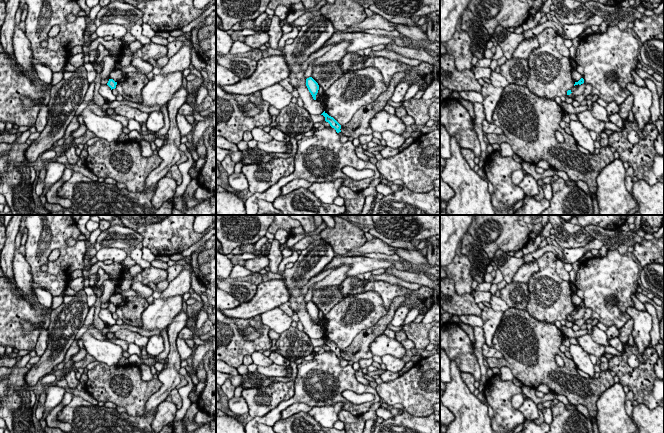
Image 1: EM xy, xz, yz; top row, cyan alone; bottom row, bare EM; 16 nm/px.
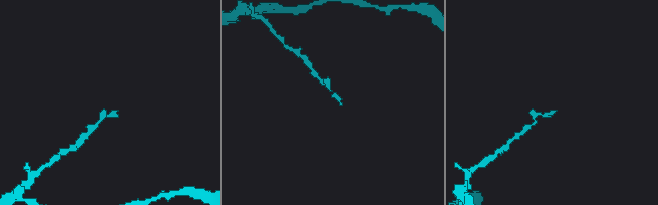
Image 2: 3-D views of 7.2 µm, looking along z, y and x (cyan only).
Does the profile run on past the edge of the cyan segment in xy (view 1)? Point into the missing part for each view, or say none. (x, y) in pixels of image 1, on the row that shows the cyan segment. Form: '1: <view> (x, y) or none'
1: none

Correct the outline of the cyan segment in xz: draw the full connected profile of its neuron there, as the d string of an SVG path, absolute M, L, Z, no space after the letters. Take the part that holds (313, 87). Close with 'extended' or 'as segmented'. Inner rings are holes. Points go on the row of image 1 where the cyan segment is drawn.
M309 77L306 79L306 86L307 86L309 92L311 93L313 99L316 100L316 95L319 90L318 83L312 77Z; as segmented

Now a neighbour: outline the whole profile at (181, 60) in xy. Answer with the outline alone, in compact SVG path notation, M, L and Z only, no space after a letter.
M182 46L171 58L167 64L161 68L161 75L167 75L172 72L184 71L191 64L191 47Z

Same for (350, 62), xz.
M348 52L339 62L339 66L343 73L349 71L361 70L364 69L364 62L366 57Z

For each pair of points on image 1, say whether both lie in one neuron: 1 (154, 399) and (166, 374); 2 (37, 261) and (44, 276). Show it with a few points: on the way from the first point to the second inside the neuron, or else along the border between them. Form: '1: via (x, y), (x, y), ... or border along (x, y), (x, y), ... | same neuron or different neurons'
1: via (160, 394), (166, 388), (166, 380) | same neuron
2: via (37, 265), (37, 269), (40, 272) | same neuron

